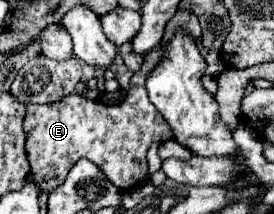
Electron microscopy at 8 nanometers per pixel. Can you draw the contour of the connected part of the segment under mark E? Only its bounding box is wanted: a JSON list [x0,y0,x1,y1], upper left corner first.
[24,49,172,193]

